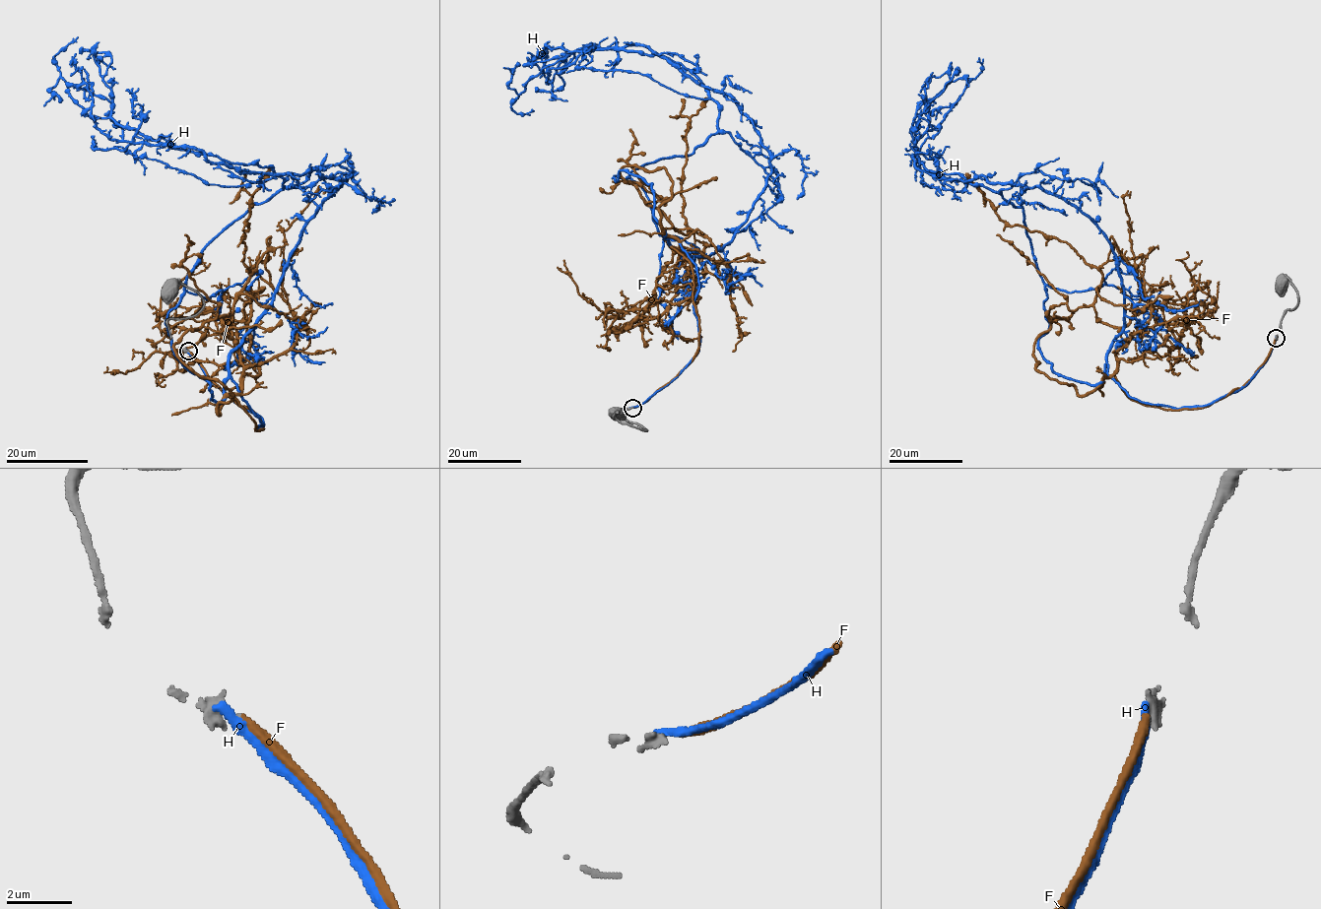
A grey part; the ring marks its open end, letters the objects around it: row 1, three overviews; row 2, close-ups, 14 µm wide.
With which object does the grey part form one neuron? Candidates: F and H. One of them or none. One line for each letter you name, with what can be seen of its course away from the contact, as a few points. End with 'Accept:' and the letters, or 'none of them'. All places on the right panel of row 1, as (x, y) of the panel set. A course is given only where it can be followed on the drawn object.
F: via (1276, 339), (1203, 408), (1132, 400), (1120, 330), (1093, 306), (1102, 274), (1004, 222), (967, 173)
Accept: F

